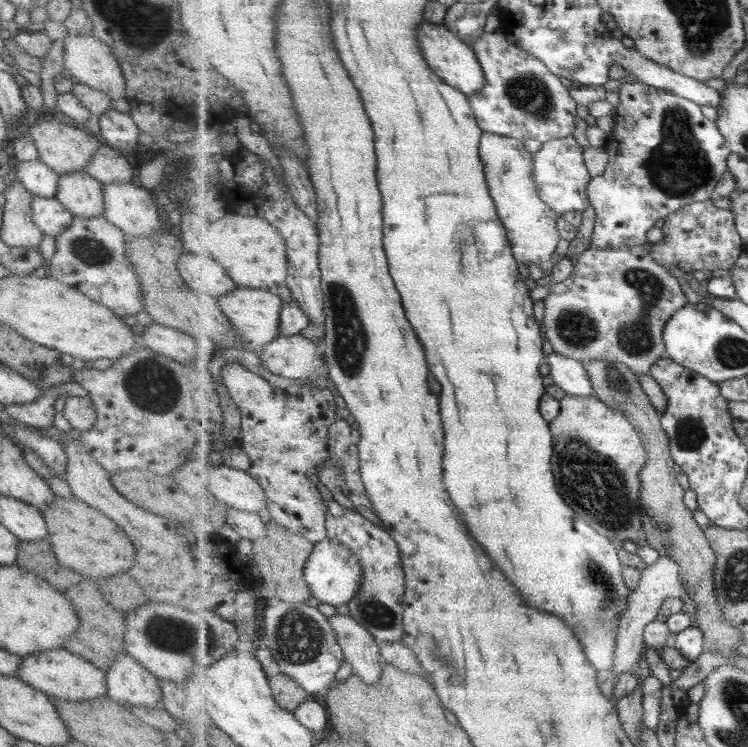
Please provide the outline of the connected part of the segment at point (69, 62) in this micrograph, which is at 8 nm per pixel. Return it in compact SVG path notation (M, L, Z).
M69 36L63 40L63 66L74 82L104 92L109 98L125 98L125 79L109 46L91 36Z

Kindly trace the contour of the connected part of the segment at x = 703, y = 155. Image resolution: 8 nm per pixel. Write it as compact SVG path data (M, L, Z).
M637 82L623 83L618 90L618 94L617 110L615 114L611 115L615 129L612 131L607 142L607 152L611 154L609 168L607 168L607 172L604 172L601 176L596 176L591 179L587 187L591 206L594 208L596 214L591 244L599 248L621 248L625 245L648 246L647 234L649 234L649 230L651 230L659 220L665 221L669 215L683 209L684 206L693 204L694 202L707 202L715 197L714 190L717 184L719 184L719 181L724 177L724 174L728 172L727 158L729 158L729 154L732 153L726 138L721 134L716 122L707 118L702 106L699 106L696 102L681 98L680 95L659 89L655 86L647 86L646 84Z

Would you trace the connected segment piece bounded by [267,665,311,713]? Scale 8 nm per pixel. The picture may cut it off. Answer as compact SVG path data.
M277 665L271 667L267 671L267 675L272 686L273 696L283 710L294 713L301 704L311 698L311 694L288 674L281 672Z

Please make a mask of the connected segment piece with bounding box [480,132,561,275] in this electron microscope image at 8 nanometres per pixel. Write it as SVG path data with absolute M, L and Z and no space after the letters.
M484 132L480 144L480 157L484 162L486 178L489 180L489 190L491 190L494 201L497 202L500 219L508 231L508 239L512 243L517 261L526 266L535 264L543 270L544 275L551 274L551 270L555 267L553 254L561 242L558 229L558 220L561 215L541 198L538 182L534 178L534 153L525 150L522 140Z

